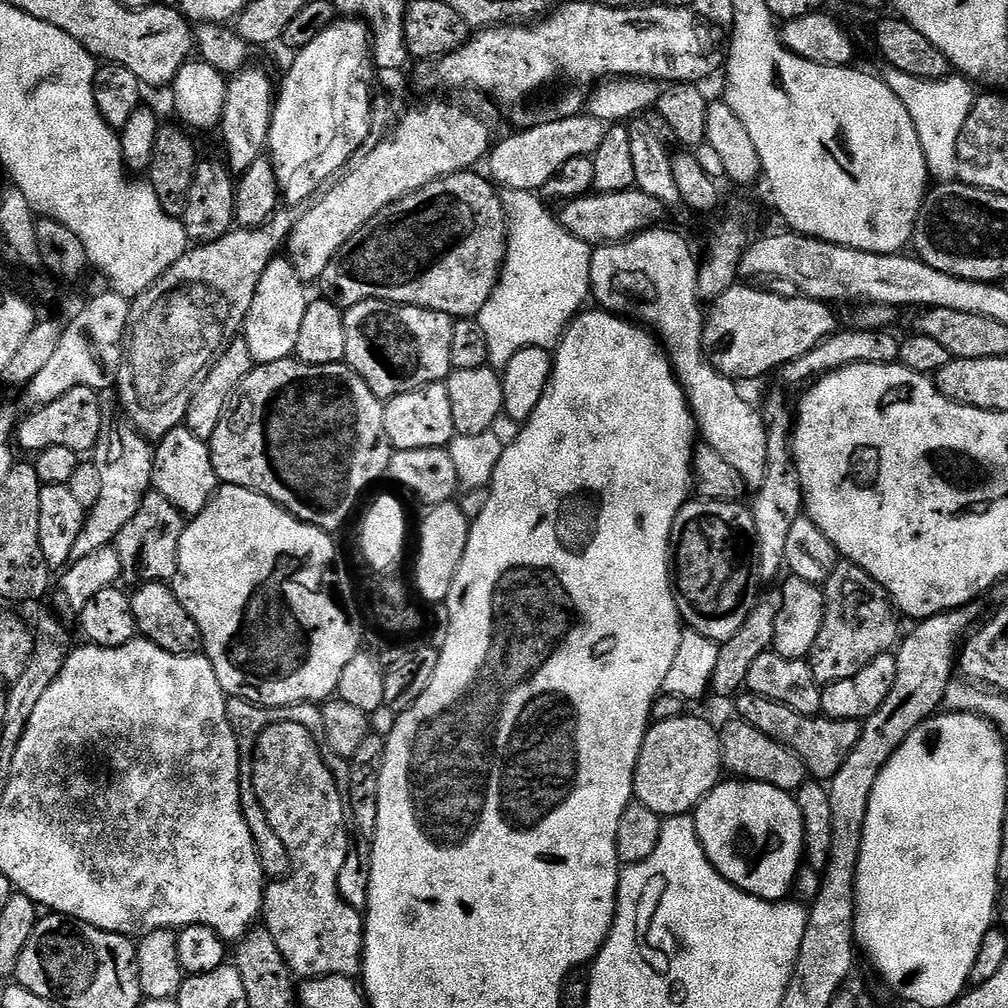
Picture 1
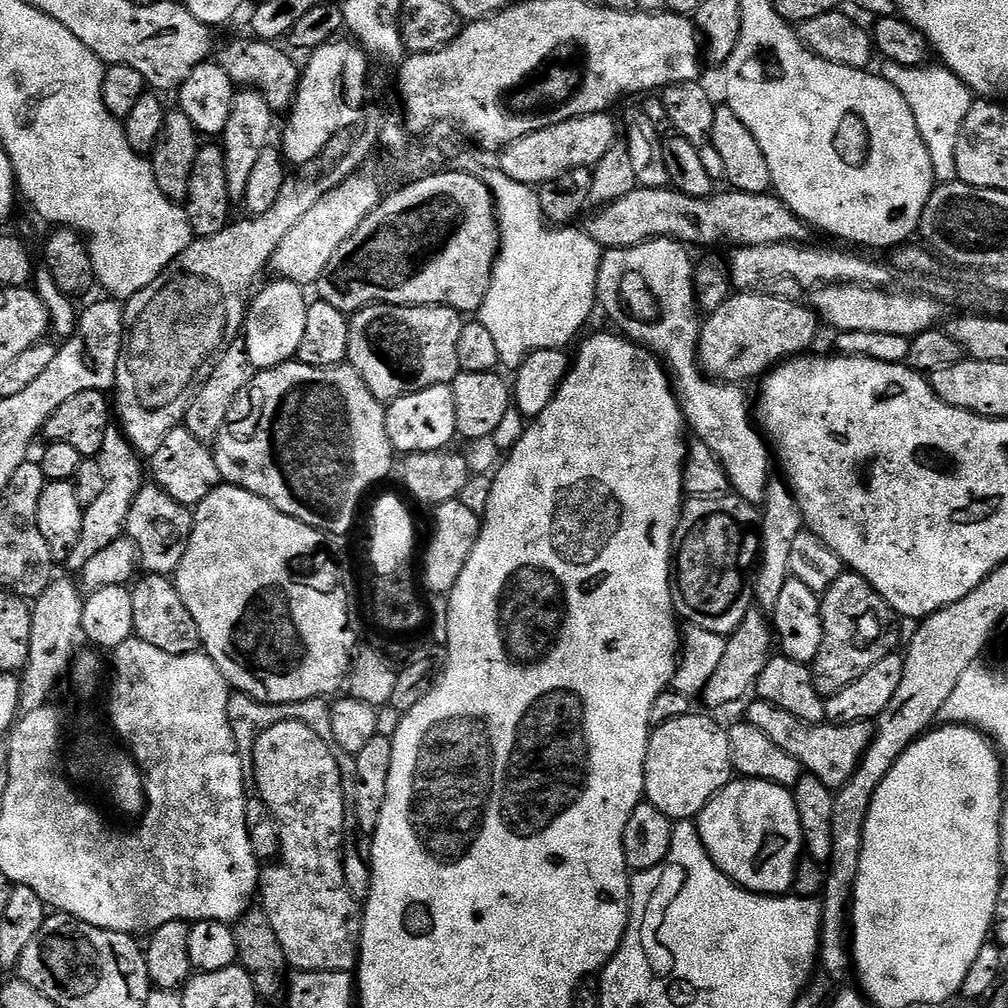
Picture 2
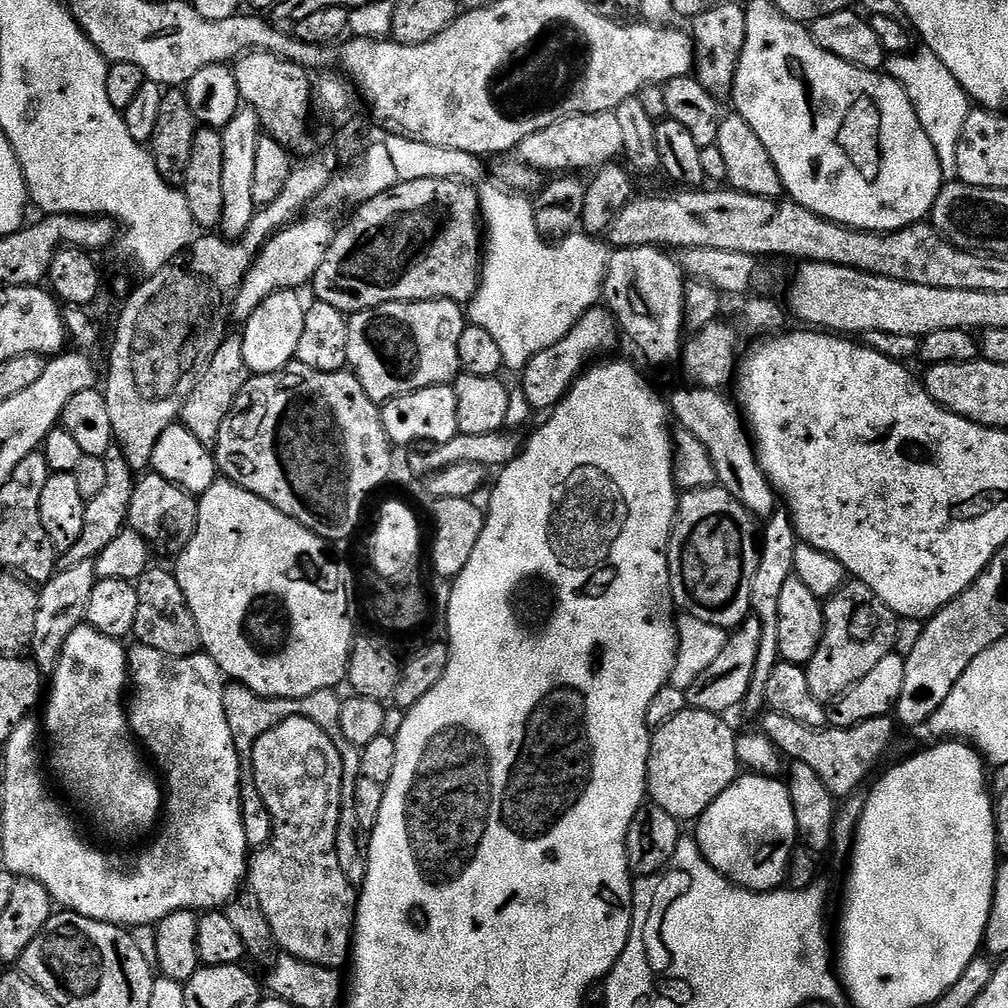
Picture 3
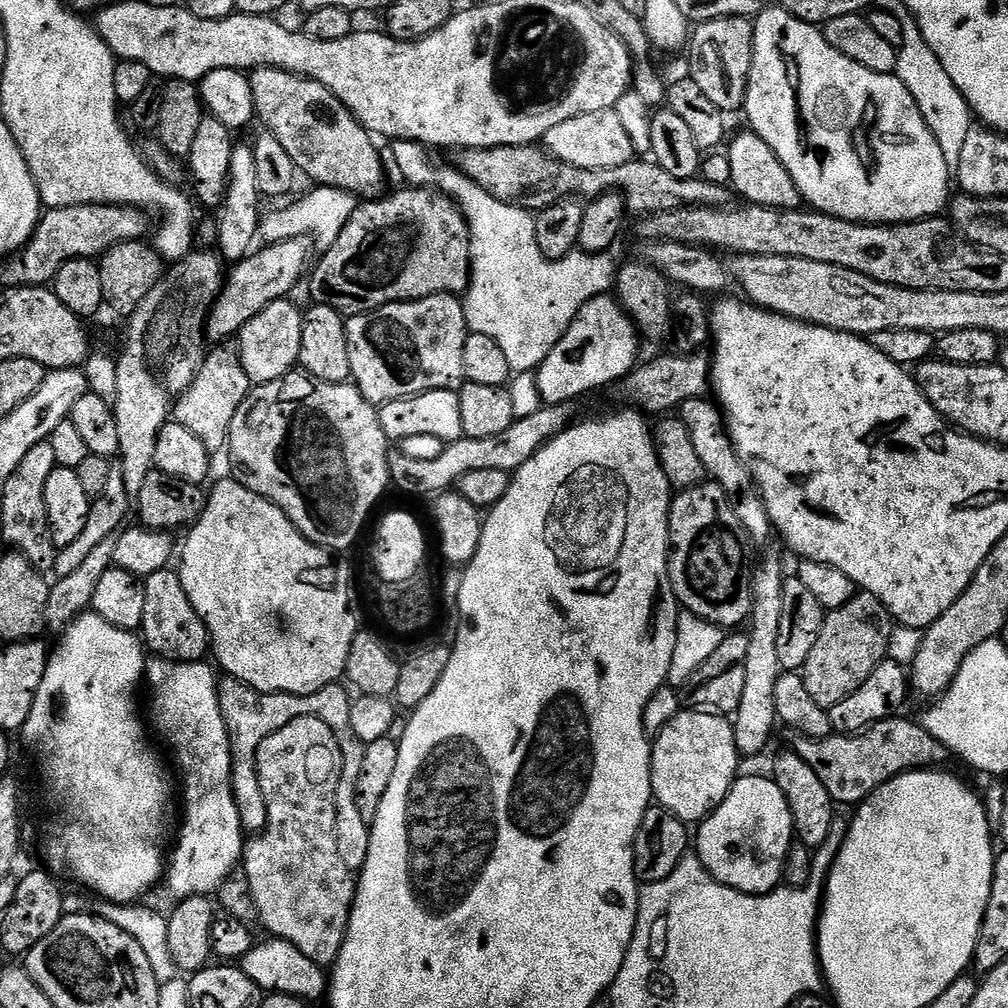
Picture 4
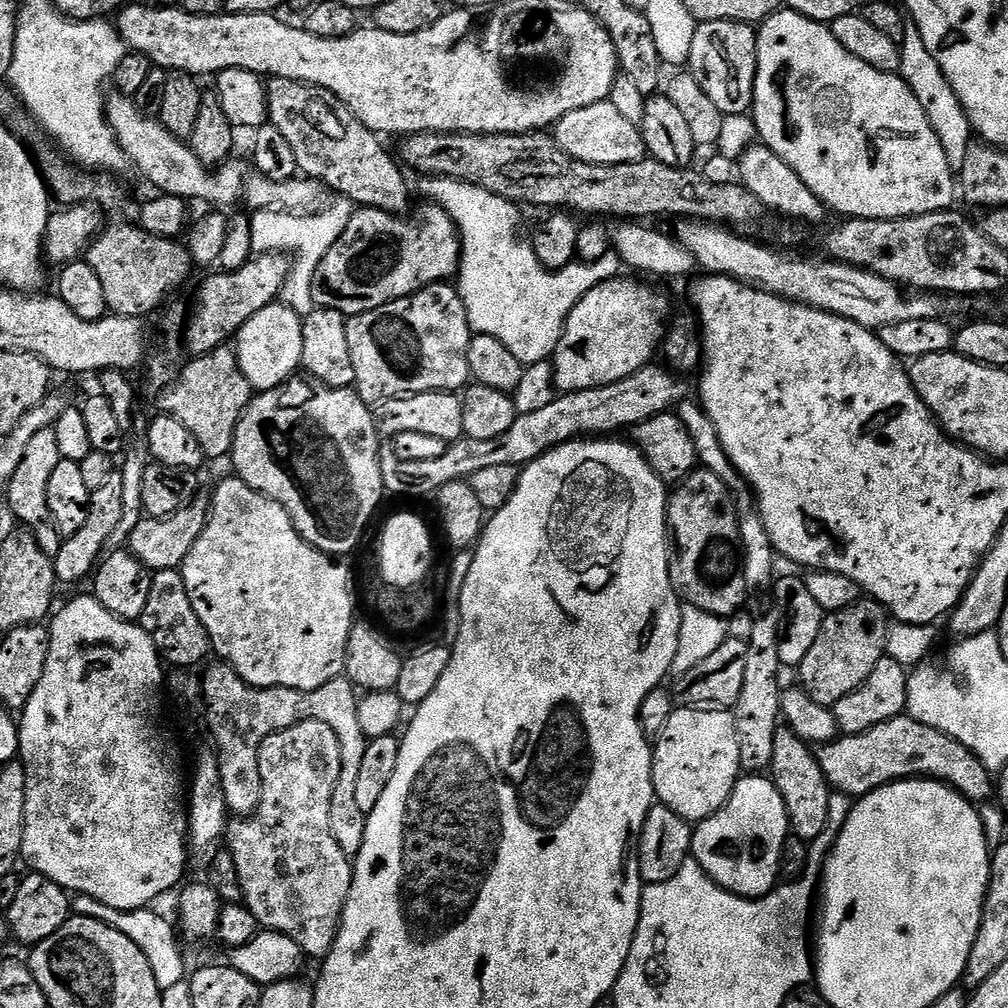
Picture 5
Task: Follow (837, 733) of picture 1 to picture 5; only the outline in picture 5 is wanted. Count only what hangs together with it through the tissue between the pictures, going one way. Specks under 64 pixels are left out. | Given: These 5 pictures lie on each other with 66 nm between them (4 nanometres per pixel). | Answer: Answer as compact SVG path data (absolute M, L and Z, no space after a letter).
M907 714L890 718L890 722L882 722L857 736L837 735L828 744L819 745L815 758L833 793L849 798L865 796L895 780L913 778L942 780L973 802L981 802L994 792L993 777L969 748Z

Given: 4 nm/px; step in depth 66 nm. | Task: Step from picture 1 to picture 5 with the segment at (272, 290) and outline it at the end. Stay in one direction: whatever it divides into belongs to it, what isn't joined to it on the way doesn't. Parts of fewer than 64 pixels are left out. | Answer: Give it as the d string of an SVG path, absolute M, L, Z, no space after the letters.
M282 302L264 307L240 328L234 340L243 376L255 391L277 388L301 367L303 319Z

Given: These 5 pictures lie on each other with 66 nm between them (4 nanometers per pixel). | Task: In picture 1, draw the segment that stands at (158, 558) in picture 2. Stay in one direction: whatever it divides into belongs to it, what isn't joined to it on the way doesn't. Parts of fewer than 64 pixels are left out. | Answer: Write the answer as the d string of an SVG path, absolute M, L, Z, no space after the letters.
M155 490L149 491L143 497L134 518L116 536L114 547L120 559L121 579L131 586L173 581L185 523L185 517L167 498Z

